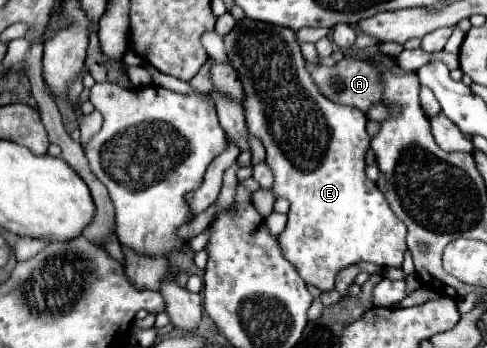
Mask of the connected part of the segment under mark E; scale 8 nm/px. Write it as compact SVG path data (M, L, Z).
M243 18L225 36L225 50L229 64L243 82L247 132L259 138L267 148L267 164L275 174L271 190L277 198L287 198L291 202L287 226L279 236L283 256L299 270L307 284L315 284L319 290L333 290L339 270L357 262L373 262L385 268L401 266L407 250L405 224L393 216L385 196L365 174L365 152L369 148L365 114L359 108L343 106L323 96L307 72L295 32L289 28Z

